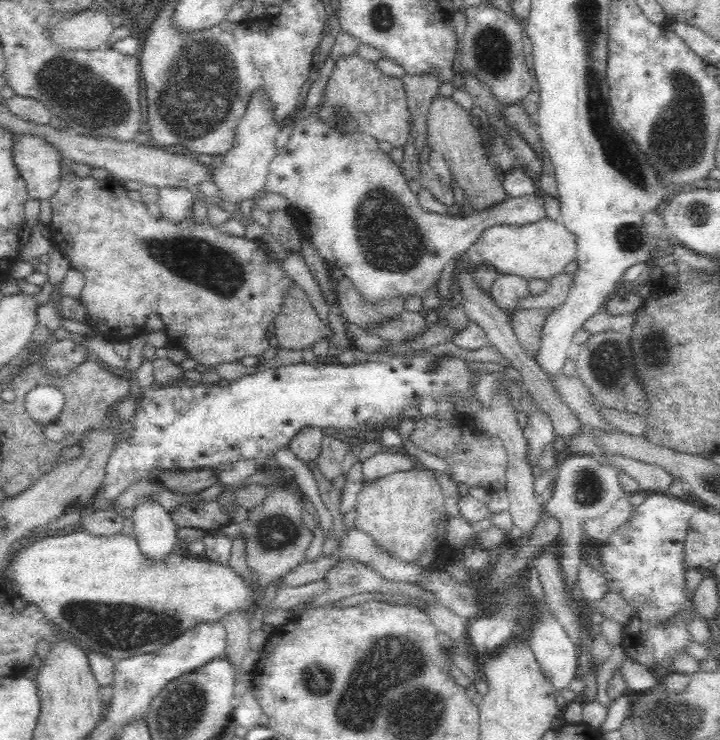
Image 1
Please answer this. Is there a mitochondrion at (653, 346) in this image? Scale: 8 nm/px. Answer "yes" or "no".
yes

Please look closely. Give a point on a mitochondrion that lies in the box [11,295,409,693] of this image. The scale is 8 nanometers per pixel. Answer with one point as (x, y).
(116, 627)

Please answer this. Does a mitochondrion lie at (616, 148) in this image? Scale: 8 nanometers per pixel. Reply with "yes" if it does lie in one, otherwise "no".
yes

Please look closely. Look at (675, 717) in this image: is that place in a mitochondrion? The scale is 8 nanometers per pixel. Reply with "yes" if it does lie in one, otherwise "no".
yes

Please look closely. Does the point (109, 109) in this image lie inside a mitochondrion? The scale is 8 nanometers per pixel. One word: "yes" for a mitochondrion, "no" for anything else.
yes

